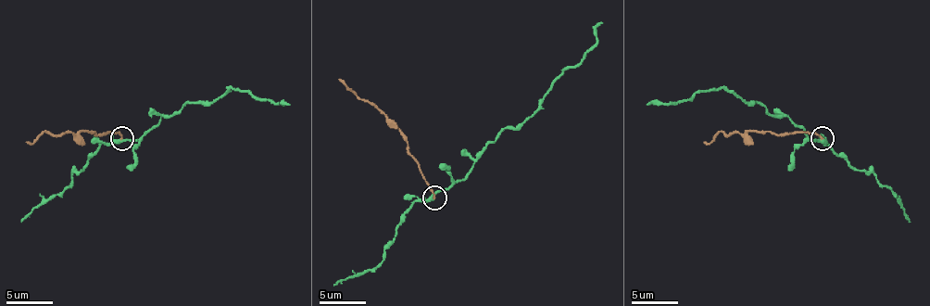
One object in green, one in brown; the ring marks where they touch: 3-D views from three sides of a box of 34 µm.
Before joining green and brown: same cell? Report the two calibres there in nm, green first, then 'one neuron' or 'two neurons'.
220 nm thick on the green side, 130 nm on the other; two neurons

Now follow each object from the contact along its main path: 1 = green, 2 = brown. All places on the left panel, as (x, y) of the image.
1: (121, 137), (138, 140), (163, 117), (172, 117), (187, 102), (215, 102), (229, 88), (287, 105)
2: (121, 137), (117, 133), (93, 131), (60, 135), (43, 131), (32, 142), (25, 142)

